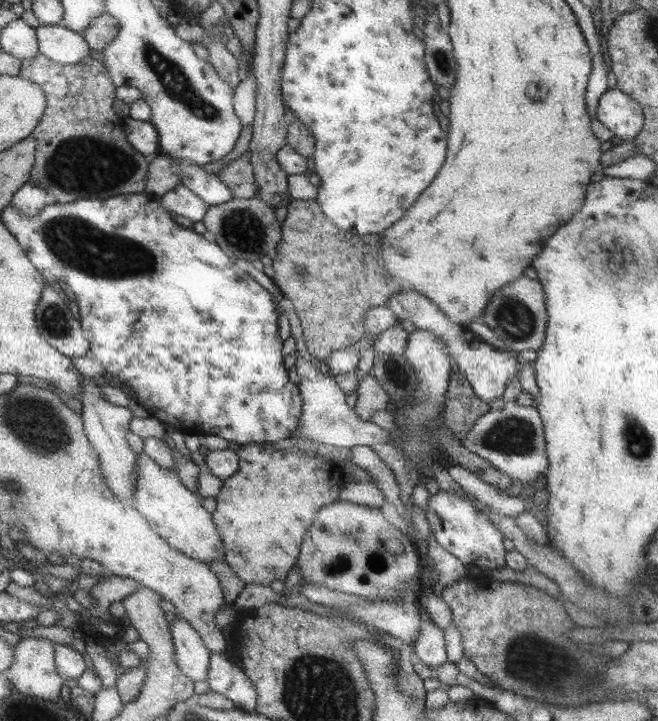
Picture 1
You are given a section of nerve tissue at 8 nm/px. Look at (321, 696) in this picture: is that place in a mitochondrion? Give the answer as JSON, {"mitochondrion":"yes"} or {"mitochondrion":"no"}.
{"mitochondrion":"yes"}

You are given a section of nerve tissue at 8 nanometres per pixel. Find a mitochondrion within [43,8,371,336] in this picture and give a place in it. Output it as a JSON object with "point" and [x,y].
{"point":[177,84]}

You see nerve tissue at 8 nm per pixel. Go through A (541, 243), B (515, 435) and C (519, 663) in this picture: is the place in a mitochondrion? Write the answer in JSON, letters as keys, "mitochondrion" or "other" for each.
{"A":"other","B":"mitochondrion","C":"mitochondrion"}

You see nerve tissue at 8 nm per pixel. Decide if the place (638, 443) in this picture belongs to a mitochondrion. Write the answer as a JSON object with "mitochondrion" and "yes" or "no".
{"mitochondrion":"yes"}

